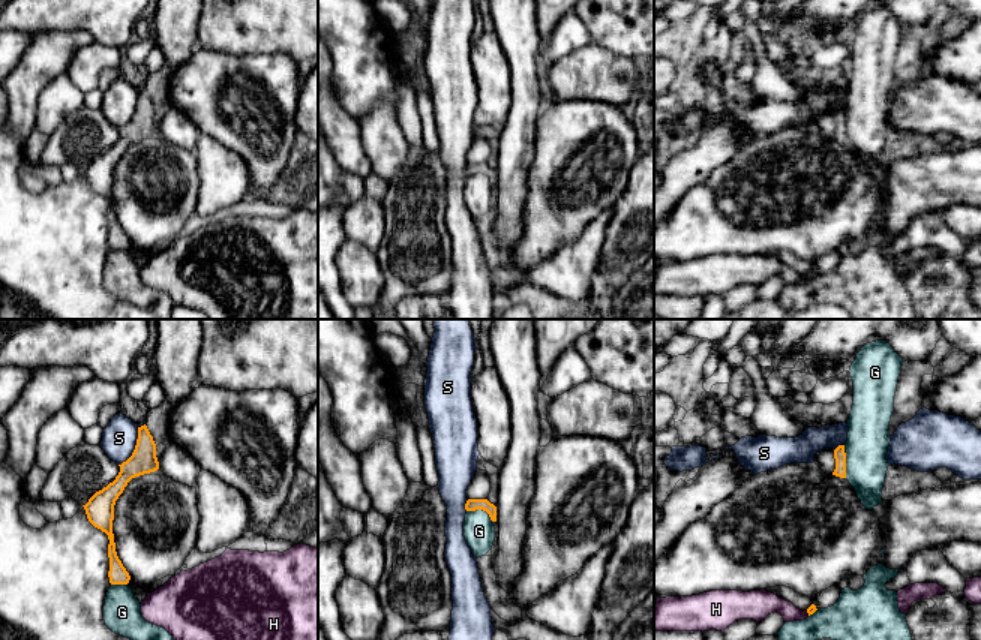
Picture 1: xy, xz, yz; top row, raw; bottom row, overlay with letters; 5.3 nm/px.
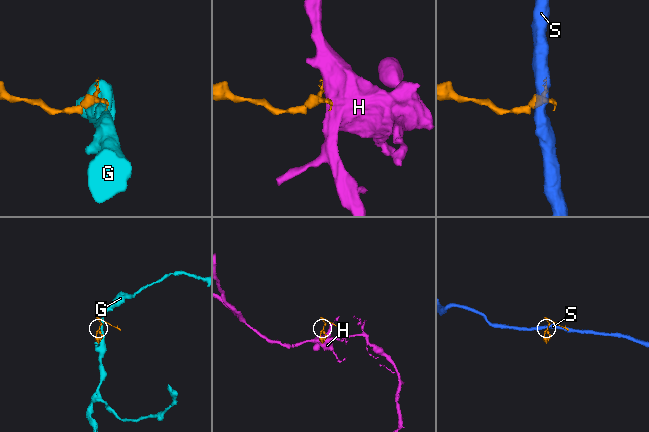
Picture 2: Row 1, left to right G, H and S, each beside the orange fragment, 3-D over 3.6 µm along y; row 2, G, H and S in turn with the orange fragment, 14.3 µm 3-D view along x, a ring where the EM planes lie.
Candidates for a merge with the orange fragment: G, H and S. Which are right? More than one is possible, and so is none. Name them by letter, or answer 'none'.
none

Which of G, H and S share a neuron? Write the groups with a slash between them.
G / H / S

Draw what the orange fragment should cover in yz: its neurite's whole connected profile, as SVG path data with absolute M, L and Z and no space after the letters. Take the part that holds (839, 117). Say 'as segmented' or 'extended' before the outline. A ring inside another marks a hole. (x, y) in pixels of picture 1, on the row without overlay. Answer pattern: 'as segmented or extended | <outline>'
extended | M844 109L836 114L824 112L814 118L814 127L826 138L846 142L846 117Z

